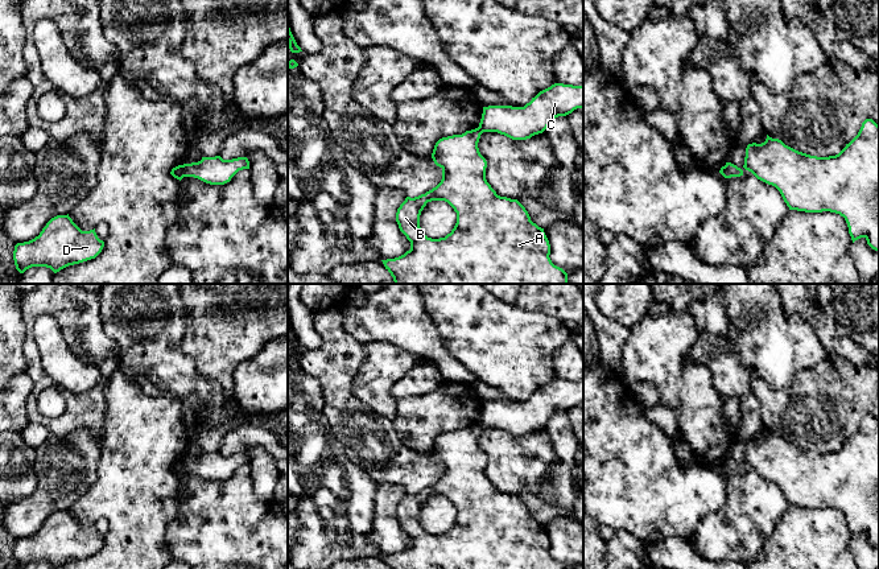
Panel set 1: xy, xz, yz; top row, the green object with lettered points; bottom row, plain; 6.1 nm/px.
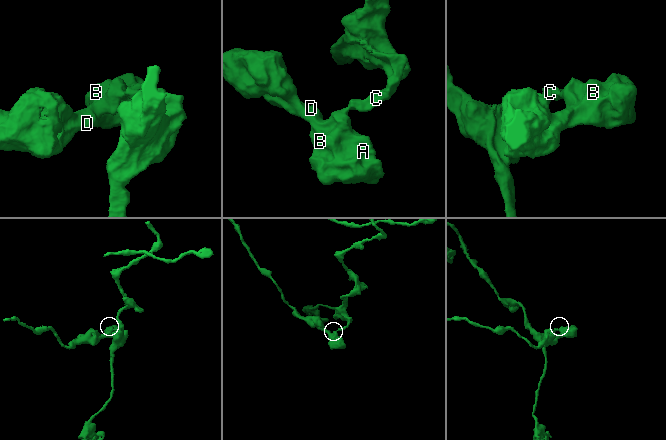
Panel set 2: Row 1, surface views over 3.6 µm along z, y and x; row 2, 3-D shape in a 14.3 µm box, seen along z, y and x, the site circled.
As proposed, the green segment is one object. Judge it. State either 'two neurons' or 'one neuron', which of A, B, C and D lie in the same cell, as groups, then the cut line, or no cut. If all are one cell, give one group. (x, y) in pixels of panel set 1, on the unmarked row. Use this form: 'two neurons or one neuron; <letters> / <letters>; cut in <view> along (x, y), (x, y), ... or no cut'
two neurons; A B D / C; cut in xy along (182, 461), (185, 471)

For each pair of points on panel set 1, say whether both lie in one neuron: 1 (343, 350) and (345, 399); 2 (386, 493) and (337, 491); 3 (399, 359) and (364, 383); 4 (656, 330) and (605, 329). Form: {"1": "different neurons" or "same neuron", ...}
{"1": "same neuron", "2": "different neurons", "3": "same neuron", "4": "different neurons"}

